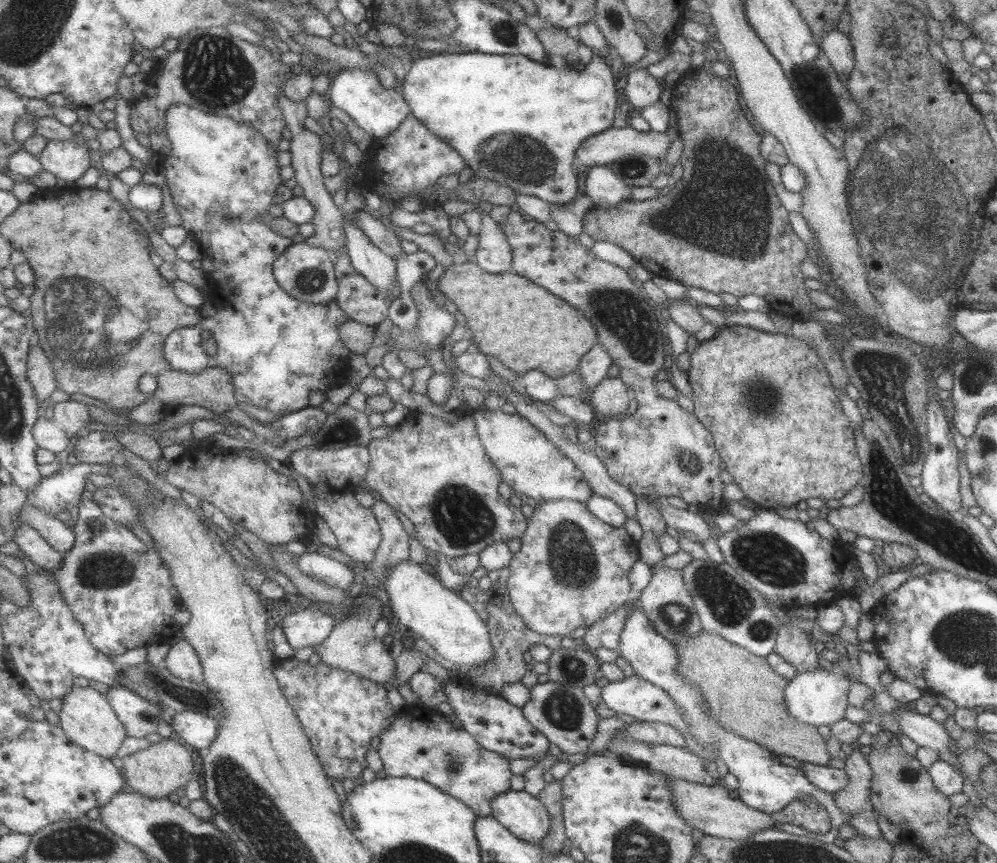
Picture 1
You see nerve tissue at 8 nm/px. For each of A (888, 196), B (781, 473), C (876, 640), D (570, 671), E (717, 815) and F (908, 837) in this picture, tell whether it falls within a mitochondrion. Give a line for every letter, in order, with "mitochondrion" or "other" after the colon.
A: mitochondrion
B: other
C: other
D: mitochondrion
E: other
F: other

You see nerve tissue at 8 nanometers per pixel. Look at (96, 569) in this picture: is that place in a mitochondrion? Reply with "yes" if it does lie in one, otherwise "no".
yes

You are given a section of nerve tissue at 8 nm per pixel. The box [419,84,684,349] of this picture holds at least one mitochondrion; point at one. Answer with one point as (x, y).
(519, 157)

